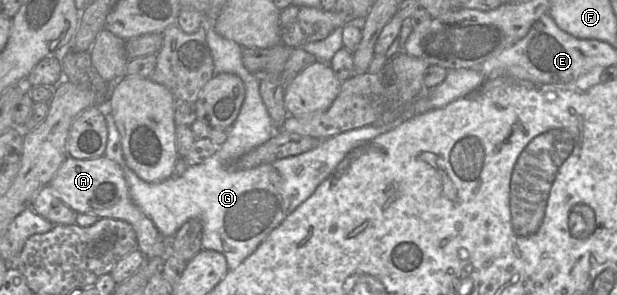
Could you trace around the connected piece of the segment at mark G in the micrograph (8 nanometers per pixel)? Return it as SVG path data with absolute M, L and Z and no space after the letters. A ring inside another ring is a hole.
M214 27L208 28L207 43L213 58L215 74L235 74L241 78L245 86L245 98L240 112L228 128L227 139L219 146L217 152L204 162L188 167L178 178L169 177L156 183L146 182L128 167L123 156L119 131L111 112L107 112L104 114L108 129L104 156L122 168L131 201L153 221L163 237L172 238L187 220L197 218L203 227L202 249L221 252L226 258L229 270L236 268L253 253L274 229L309 199L356 146L395 129L416 115L448 105L469 94L486 80L479 68L448 70L442 83L424 90L413 103L398 112L388 123L347 130L322 140L317 147L307 152L254 168L235 170L230 166L232 162L267 142L277 129L261 98L260 78L246 70L242 63L243 47L233 40L220 36Z

